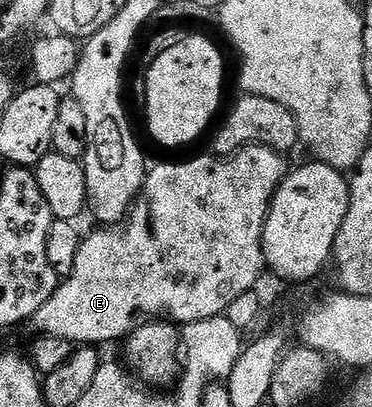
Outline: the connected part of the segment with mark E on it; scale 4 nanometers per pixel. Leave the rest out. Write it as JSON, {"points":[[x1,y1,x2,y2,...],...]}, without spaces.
{"points":[[249,145,245,149,233,153,229,157,222,158,218,155,211,157,195,157,192,161,179,161,176,165,159,165,150,170,147,181,143,184,143,192,138,201,135,202,125,223,108,225,96,228,96,233,91,233,82,238,77,251,77,263,73,263,73,271,68,277,62,278,59,285,53,291,49,303,37,311,33,318,33,325,39,328,40,334,49,337,66,337,72,343,82,343,87,347,103,347,106,341,119,341,131,336,141,323,152,319,166,319,172,323,178,323,186,327,195,325,198,321,222,317,227,308,232,305,233,299,240,295,252,292,256,288,259,276,265,273,265,262,263,260,263,228,271,201,275,198,275,192,289,172,289,164,282,152,270,149,264,145]]}

